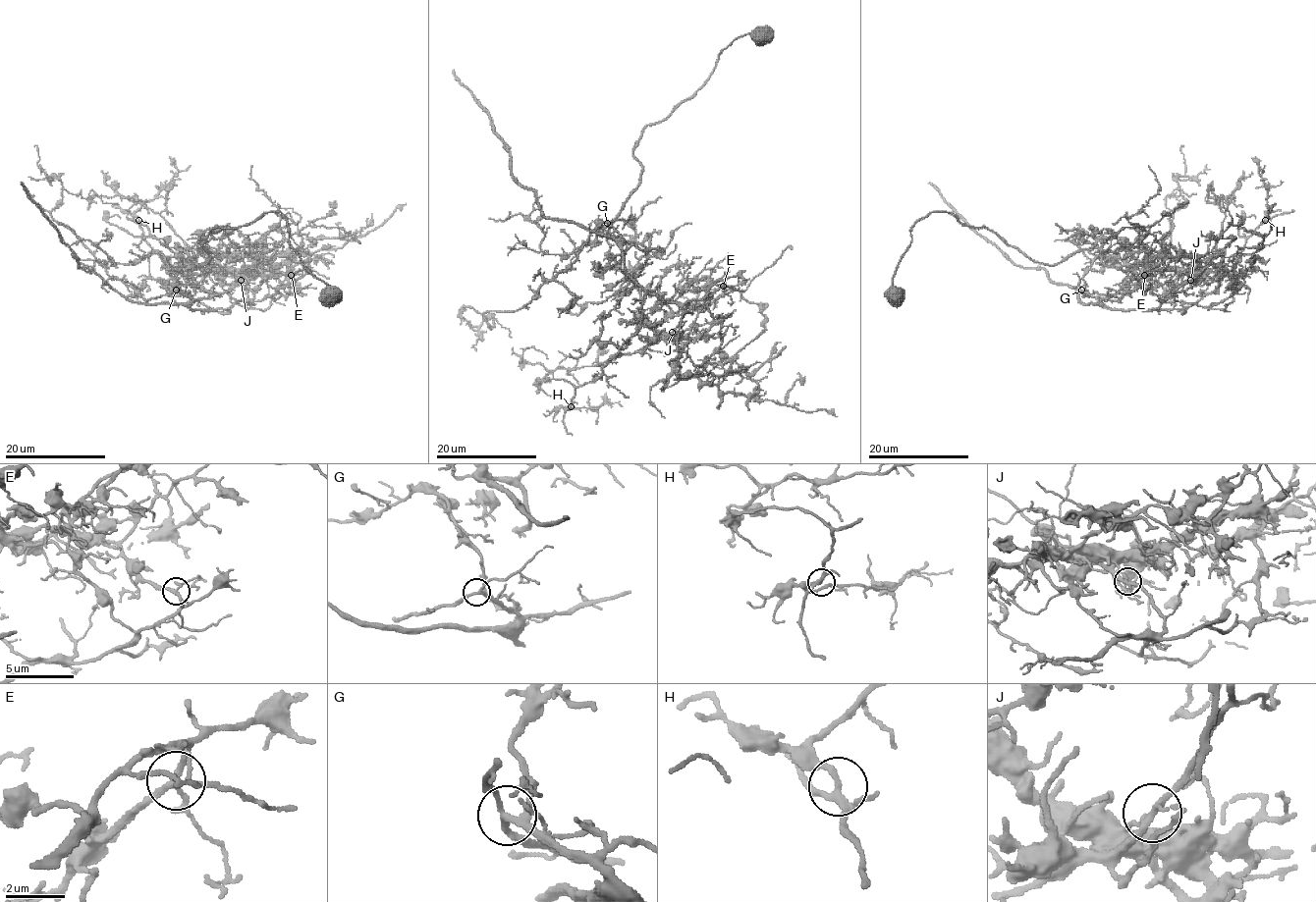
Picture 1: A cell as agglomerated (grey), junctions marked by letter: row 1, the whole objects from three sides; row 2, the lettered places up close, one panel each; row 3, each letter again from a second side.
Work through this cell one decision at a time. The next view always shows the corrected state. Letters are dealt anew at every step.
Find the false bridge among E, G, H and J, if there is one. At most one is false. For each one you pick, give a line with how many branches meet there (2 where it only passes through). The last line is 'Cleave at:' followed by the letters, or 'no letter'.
J: 4 branches meet
Cleave at: J

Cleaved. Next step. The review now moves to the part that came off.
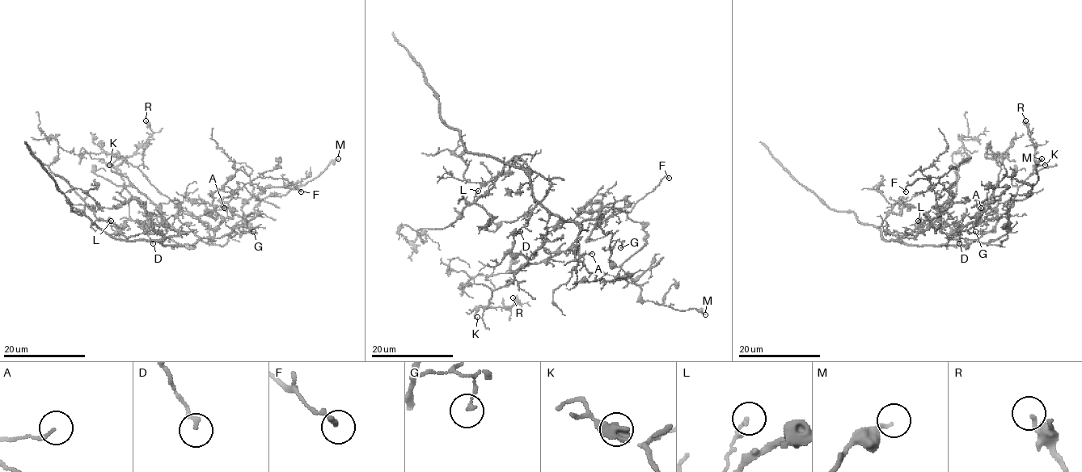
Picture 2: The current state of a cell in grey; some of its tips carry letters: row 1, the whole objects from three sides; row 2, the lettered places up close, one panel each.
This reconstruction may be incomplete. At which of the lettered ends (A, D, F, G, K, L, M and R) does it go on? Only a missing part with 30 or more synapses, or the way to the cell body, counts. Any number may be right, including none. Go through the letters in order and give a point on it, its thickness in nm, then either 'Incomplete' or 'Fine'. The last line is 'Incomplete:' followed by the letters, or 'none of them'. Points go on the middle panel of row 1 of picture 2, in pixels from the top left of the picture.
A: Place: (592, 254). Thickness 150 nm. Fine
D: Place: (520, 231). Thickness 170 nm. Fine
F: Place: (669, 178). Thickness 200 nm. Fine
G: Place: (620, 247). Thickness 170 nm. Fine
K: Place: (477, 317). Thickness 130 nm. Fine
L: Place: (478, 191). Thickness 160 nm. Fine
M: Place: (705, 314). Thickness 180 nm. Fine
R: Place: (513, 297). Thickness 190 nm. Fine
Incomplete: none of them

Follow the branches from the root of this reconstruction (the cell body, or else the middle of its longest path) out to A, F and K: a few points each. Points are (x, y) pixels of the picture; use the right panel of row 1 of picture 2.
A: (925, 246), (944, 245), (953, 235), (973, 222), (983, 211), (981, 208)
F: (925, 246), (944, 245), (949, 238), (930, 221), (952, 204), (952, 195), (940, 177), (915, 179), (906, 191)
K: (925, 246), (970, 245), (988, 232), (1009, 212), (1009, 206), (1017, 189), (1033, 173), (1033, 168), (1045, 165)

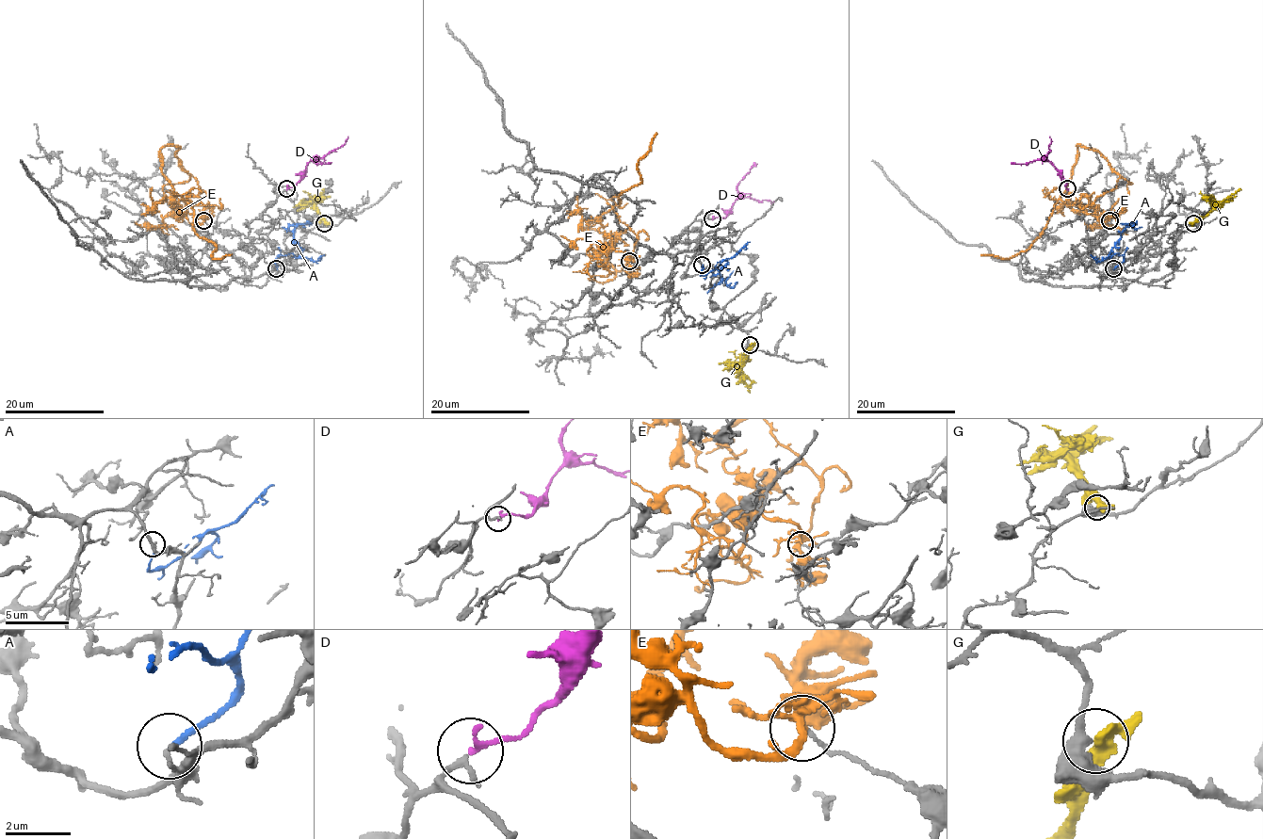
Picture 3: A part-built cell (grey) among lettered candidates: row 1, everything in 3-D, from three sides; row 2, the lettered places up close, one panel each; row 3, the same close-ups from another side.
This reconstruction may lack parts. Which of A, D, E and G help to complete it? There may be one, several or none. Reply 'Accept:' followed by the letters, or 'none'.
Accept: A, D

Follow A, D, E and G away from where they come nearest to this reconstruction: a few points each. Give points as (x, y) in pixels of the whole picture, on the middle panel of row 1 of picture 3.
A: (703, 265), (701, 274), (726, 261), (720, 269), (720, 277), (731, 286), (737, 282)
D: (712, 218), (724, 217), (738, 199), (773, 201)
E: (629, 261), (599, 231), (604, 227), (599, 219), (641, 178), (639, 158), (656, 133)
G: (750, 346), (742, 370), (742, 380), (750, 393)

